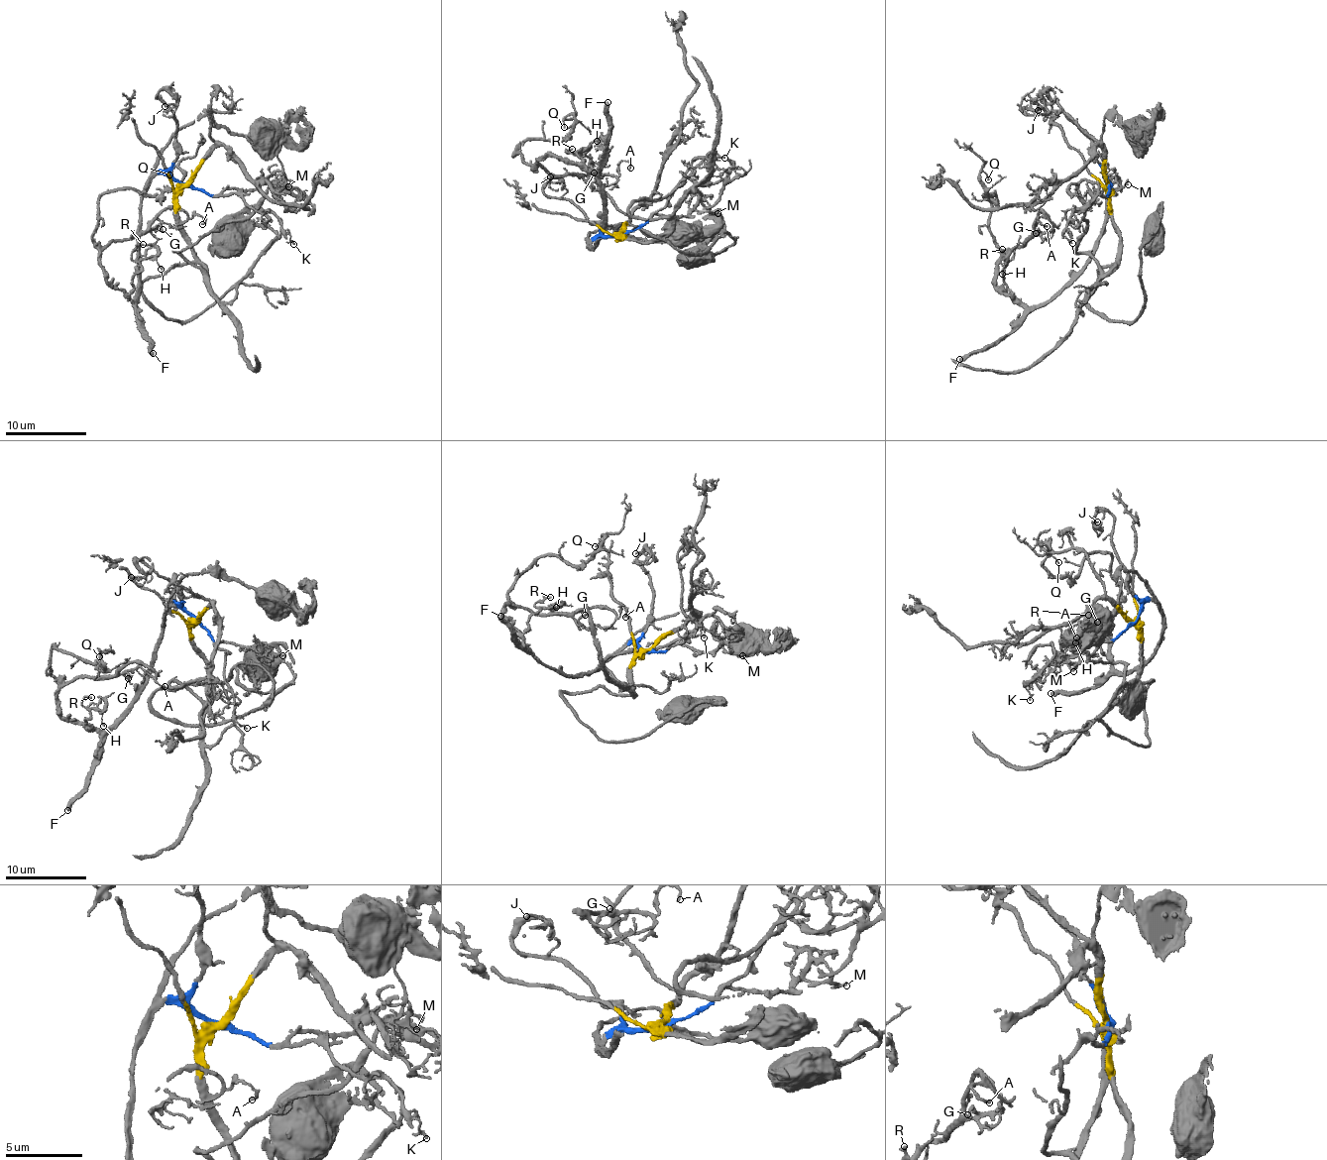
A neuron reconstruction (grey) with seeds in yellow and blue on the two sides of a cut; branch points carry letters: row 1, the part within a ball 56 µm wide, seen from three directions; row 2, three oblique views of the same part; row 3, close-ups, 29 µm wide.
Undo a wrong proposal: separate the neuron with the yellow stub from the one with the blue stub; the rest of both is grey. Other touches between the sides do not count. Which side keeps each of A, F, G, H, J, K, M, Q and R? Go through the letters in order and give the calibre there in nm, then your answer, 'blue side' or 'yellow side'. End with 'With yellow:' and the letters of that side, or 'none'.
A: 160 nm thick; blue side
F: 360 nm thick; blue side
G: 170 nm thick; blue side
H: 110 nm thick; blue side
J: 120 nm thick; blue side
K: 160 nm thick; blue side
M: 240 nm thick; blue side
Q: 110 nm thick; blue side
R: 150 nm thick; blue side
With yellow: none

